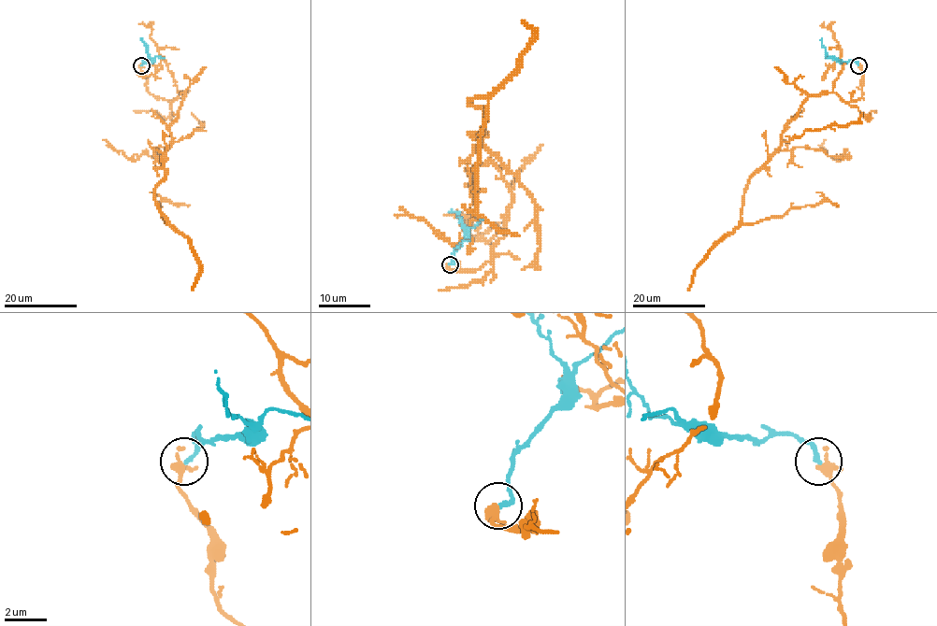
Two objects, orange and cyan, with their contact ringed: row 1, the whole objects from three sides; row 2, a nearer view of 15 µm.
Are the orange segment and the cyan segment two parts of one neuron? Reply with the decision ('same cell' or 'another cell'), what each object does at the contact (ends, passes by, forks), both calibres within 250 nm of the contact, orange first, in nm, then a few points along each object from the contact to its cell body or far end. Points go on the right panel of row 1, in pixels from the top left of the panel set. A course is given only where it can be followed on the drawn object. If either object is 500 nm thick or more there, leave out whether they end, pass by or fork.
another cell | orange passes by | cyan ends | 320/200 nm | orange via (858, 65), (862, 97), (810, 95), (786, 124), (744, 189), (742, 222), (823, 200), (838, 206) | cyan via (858, 65), (854, 61), (843, 62), (828, 56), (821, 38)

